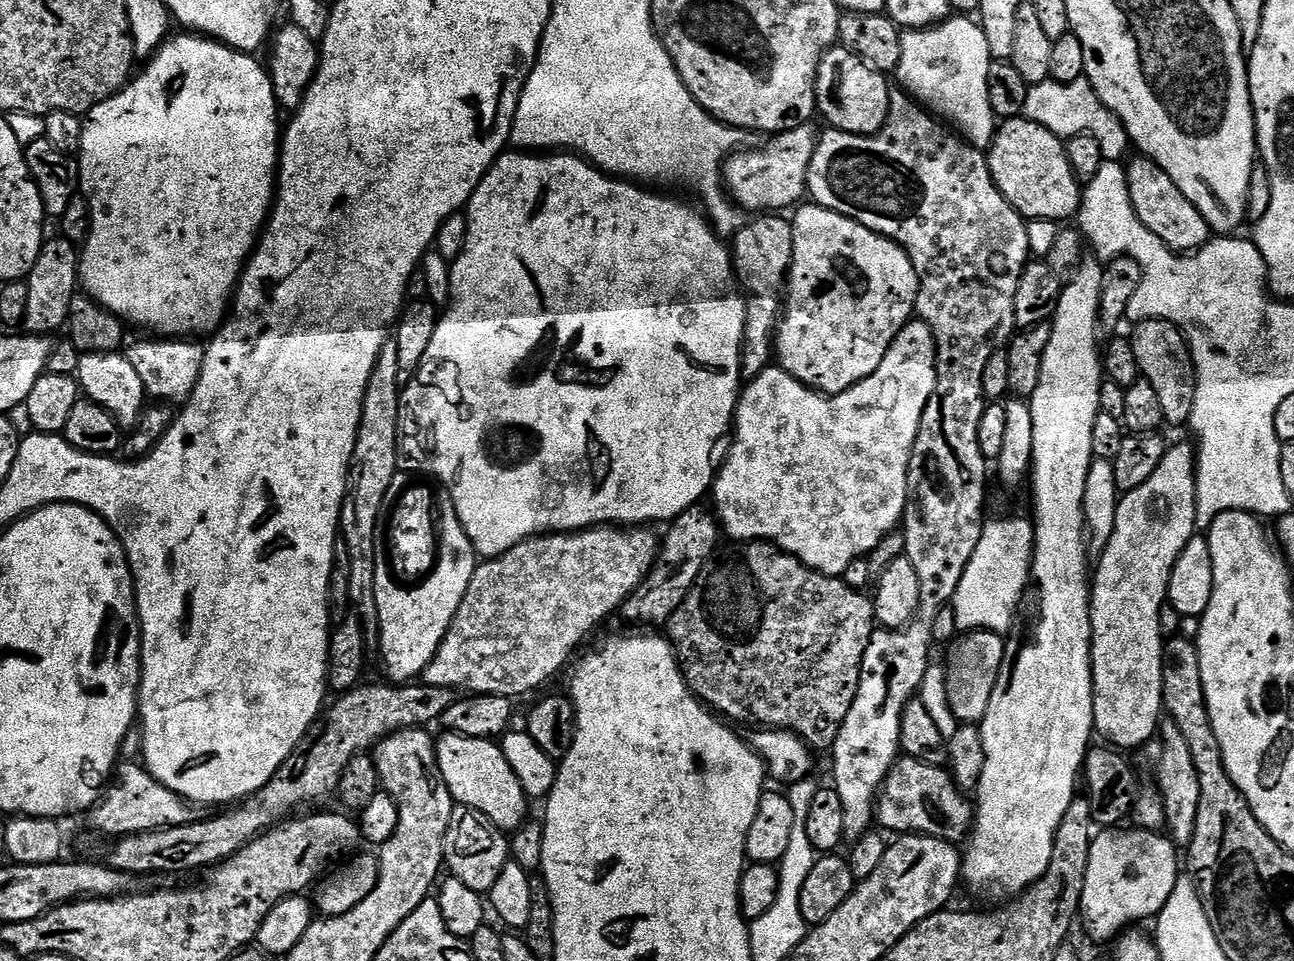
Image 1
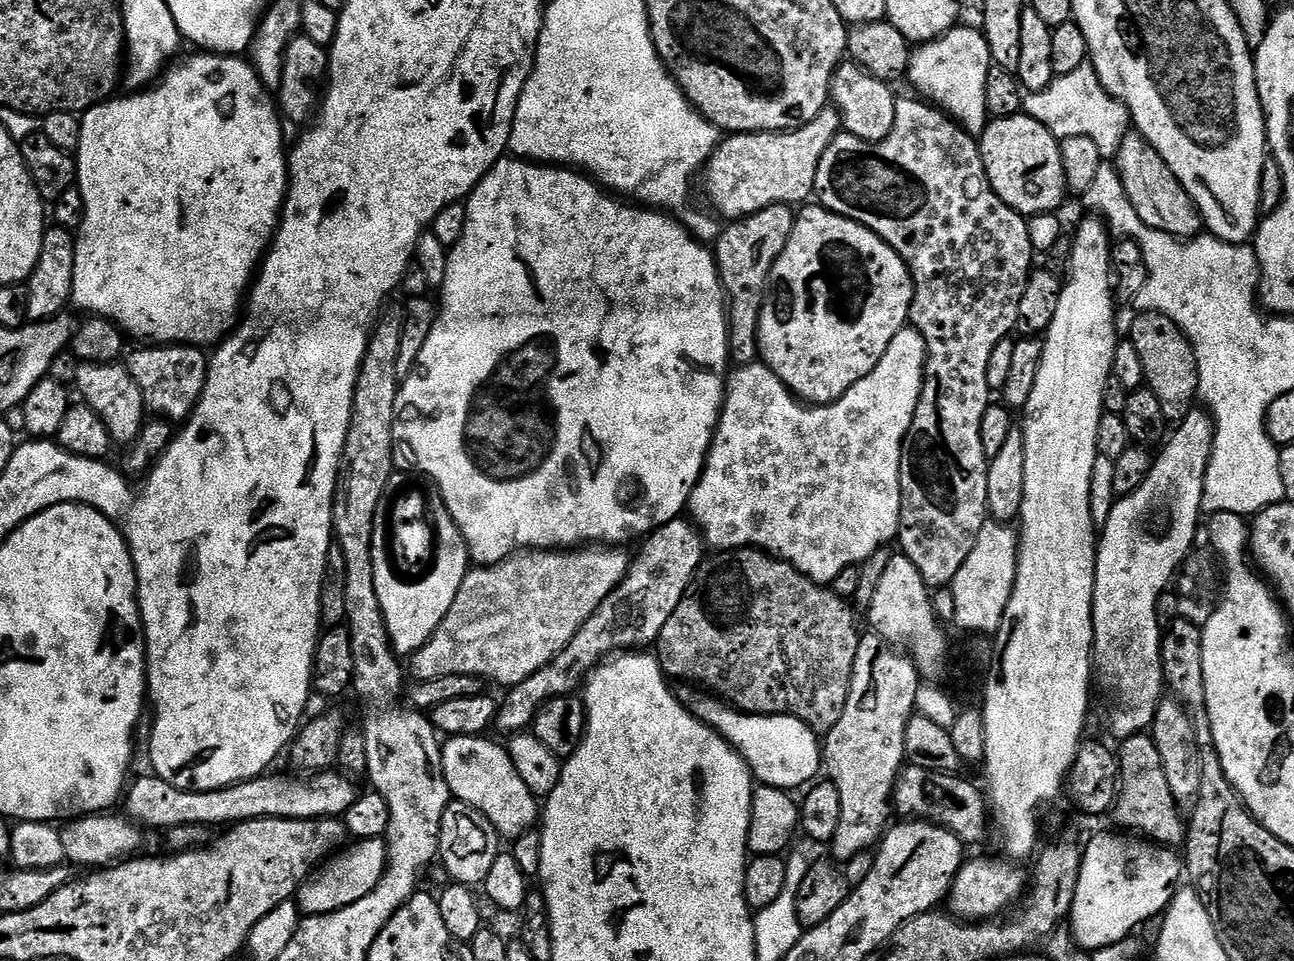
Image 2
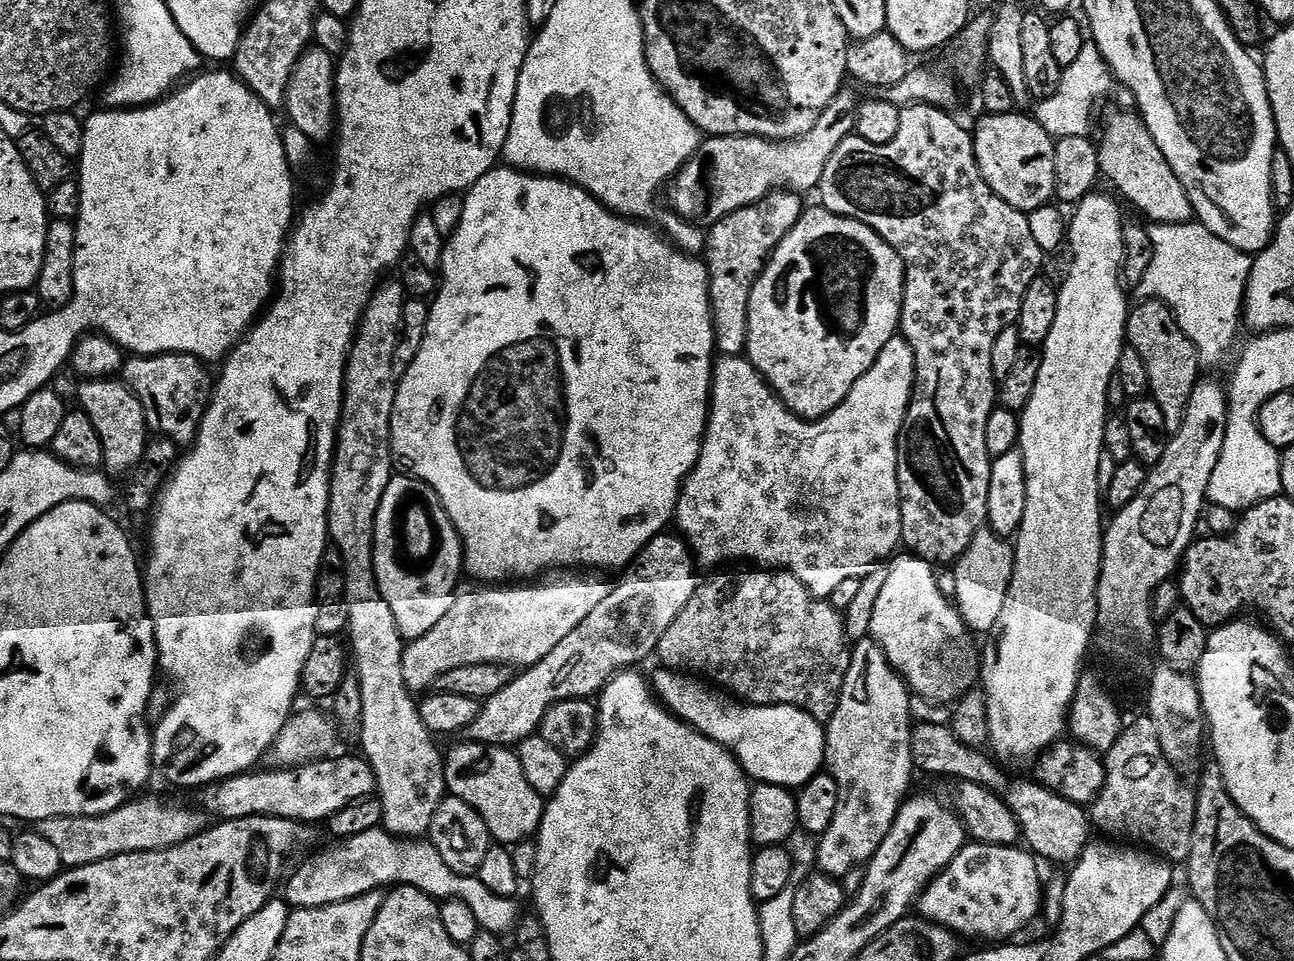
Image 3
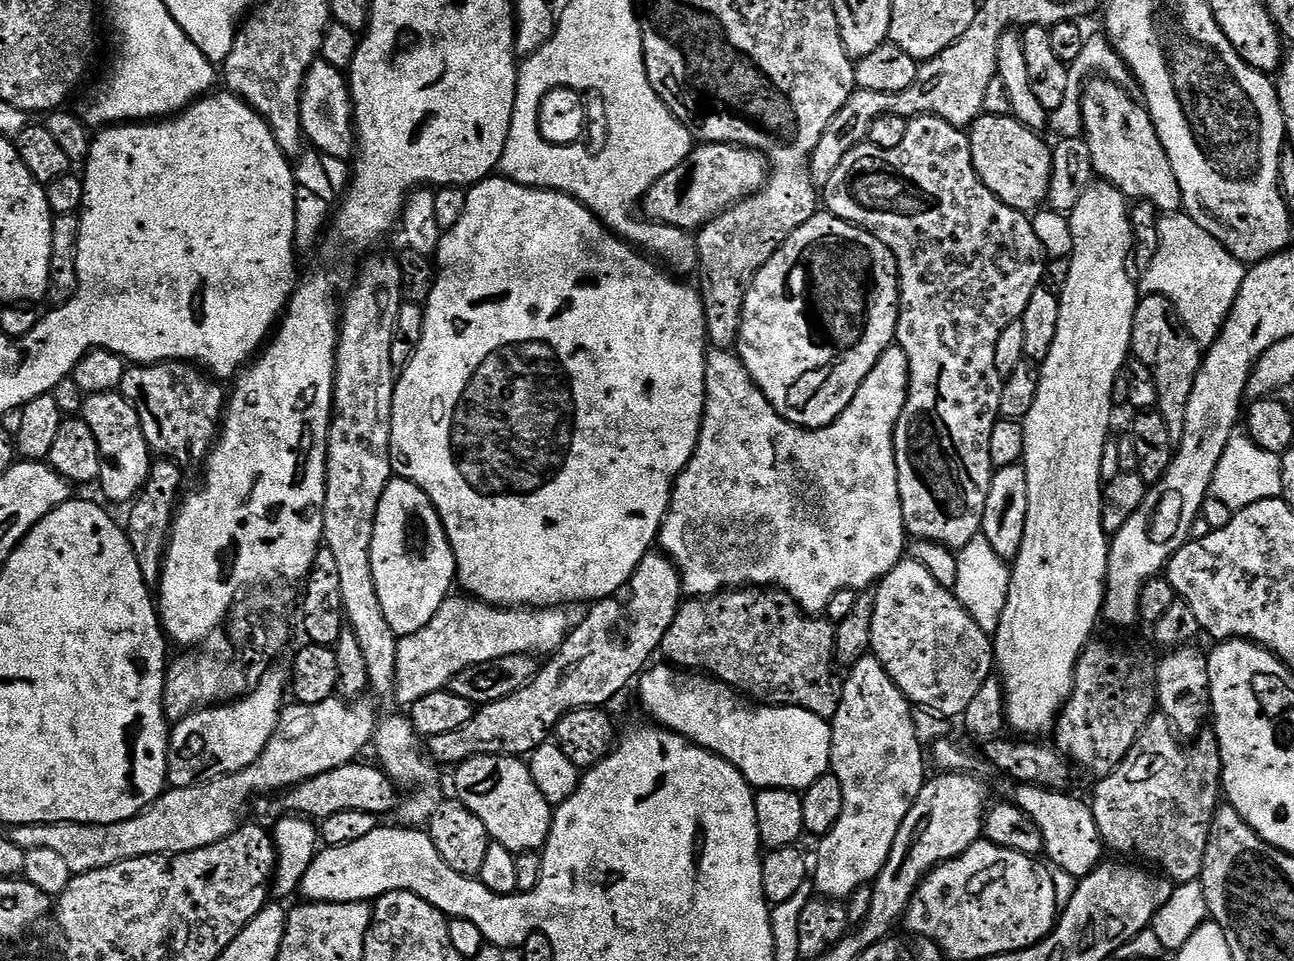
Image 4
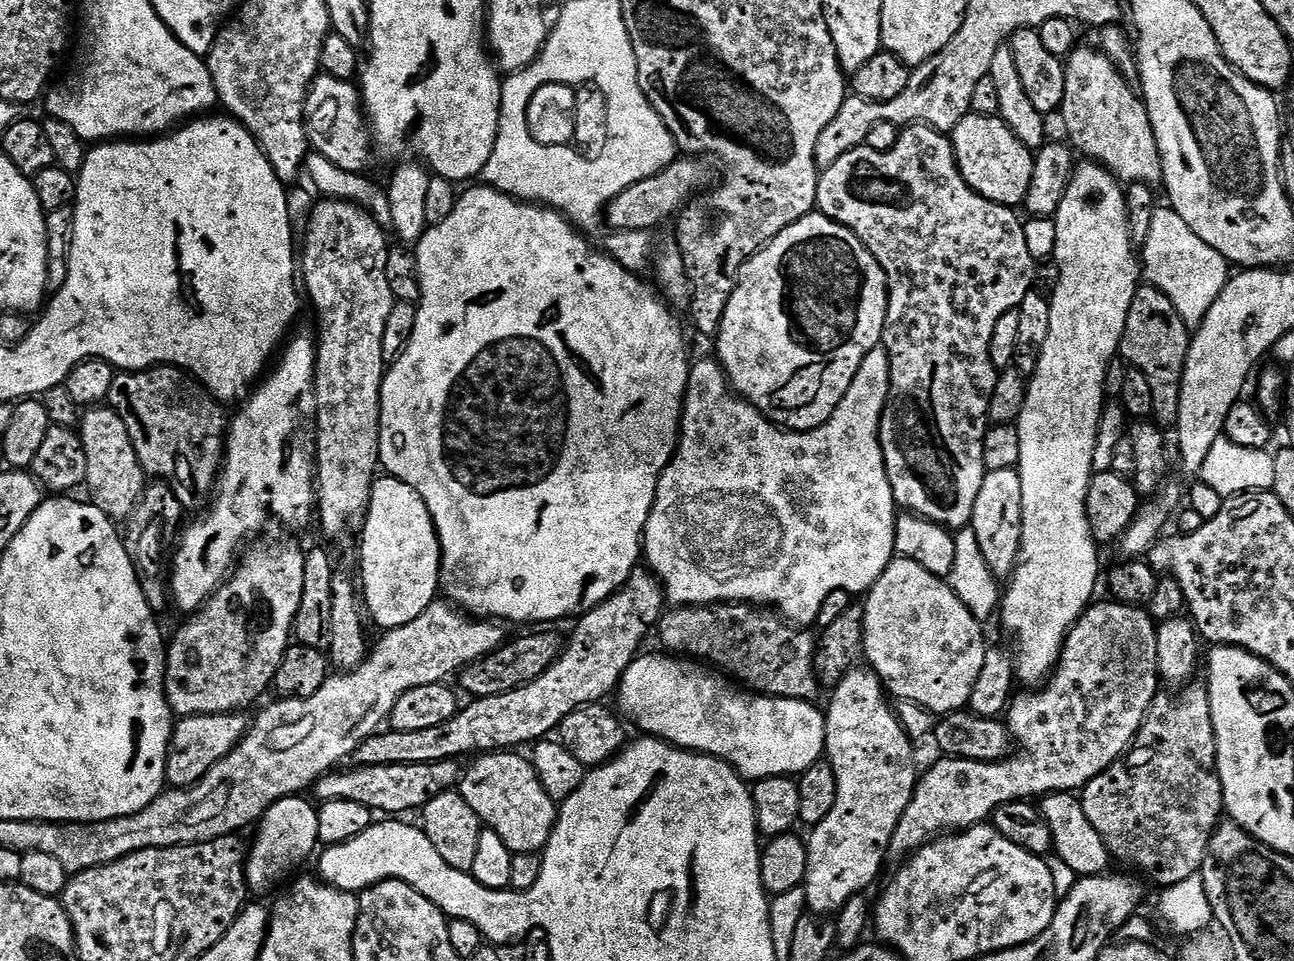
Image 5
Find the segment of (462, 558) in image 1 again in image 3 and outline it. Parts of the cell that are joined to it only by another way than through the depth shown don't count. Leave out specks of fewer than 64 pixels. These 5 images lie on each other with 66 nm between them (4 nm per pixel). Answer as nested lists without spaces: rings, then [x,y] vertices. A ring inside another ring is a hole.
[[[390,492],[382,494],[382,502],[378,506],[379,517],[374,526],[374,570],[380,593],[390,606],[396,628],[405,641],[417,640],[438,624],[438,618],[446,614],[450,603],[449,597],[444,597],[457,587],[456,575],[462,572],[462,552],[459,547],[445,546],[440,551],[440,560],[436,560],[436,568],[424,576],[424,580],[412,580],[412,576],[404,576],[400,568],[396,568],[396,560],[392,560],[392,512],[394,510],[394,495]]]

